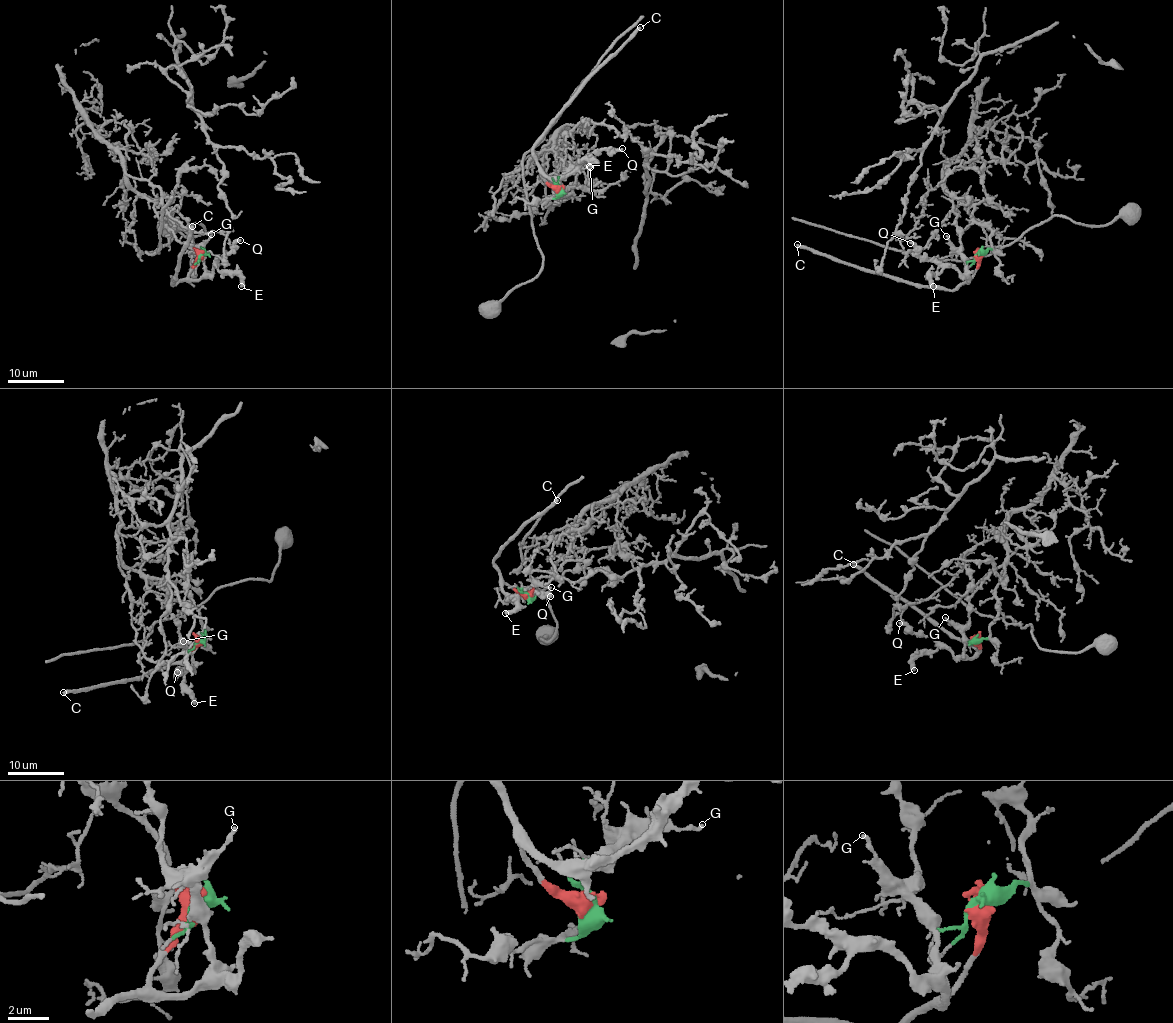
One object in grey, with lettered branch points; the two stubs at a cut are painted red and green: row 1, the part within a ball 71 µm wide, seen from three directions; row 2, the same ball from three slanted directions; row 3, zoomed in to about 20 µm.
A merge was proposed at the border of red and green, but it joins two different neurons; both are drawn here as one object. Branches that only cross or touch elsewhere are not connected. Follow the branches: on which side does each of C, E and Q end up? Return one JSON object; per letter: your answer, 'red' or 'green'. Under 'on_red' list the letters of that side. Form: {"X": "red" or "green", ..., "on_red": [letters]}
{"C": "red", "E": "red", "Q": "red", "on_red": ["C", "E", "Q"]}

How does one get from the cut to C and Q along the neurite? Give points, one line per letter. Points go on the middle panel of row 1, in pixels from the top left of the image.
C: (558, 189), (549, 184), (540, 170), (534, 143), (583, 81), (640, 27)
Q: (558, 189), (543, 178), (541, 173), (549, 177), (564, 176), (590, 154), (622, 148)

